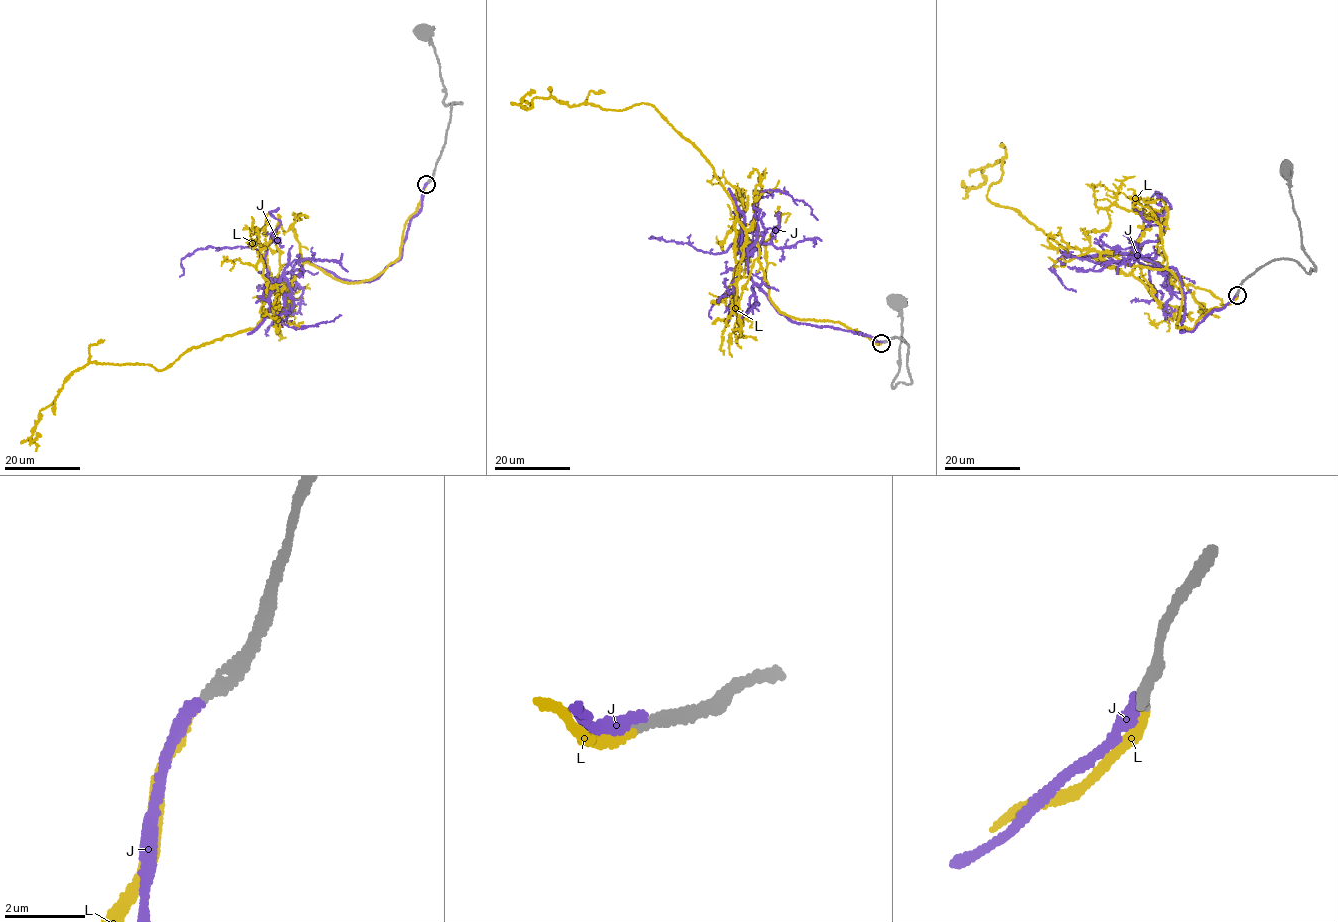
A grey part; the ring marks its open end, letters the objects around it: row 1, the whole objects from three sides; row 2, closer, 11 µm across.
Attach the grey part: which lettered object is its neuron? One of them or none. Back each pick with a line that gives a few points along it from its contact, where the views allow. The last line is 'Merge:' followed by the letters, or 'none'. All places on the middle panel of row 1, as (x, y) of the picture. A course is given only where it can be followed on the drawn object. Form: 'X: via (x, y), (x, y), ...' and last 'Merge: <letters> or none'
L: via (881, 343), (775, 306), (756, 225), (737, 221), (713, 167), (654, 106), (550, 96), (526, 108), (530, 89)
Merge: L

